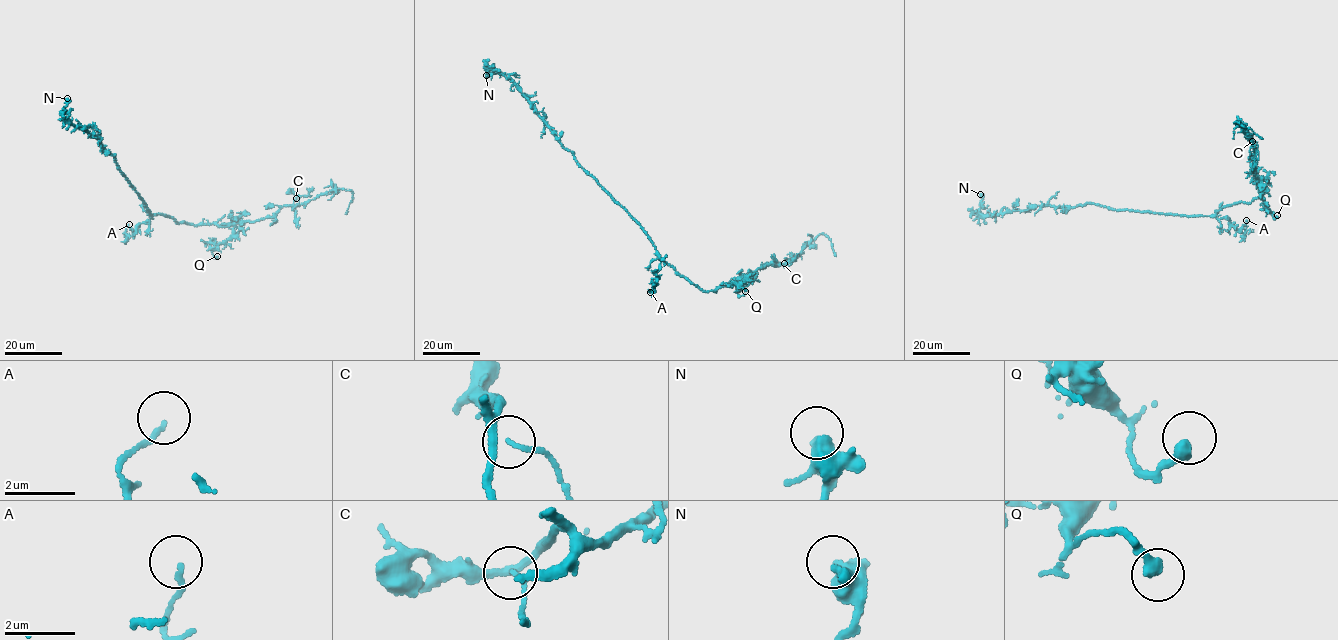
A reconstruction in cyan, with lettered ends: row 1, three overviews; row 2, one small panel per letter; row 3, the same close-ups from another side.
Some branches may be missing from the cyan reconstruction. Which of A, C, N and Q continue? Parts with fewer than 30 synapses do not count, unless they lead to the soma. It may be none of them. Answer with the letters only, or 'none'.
none

